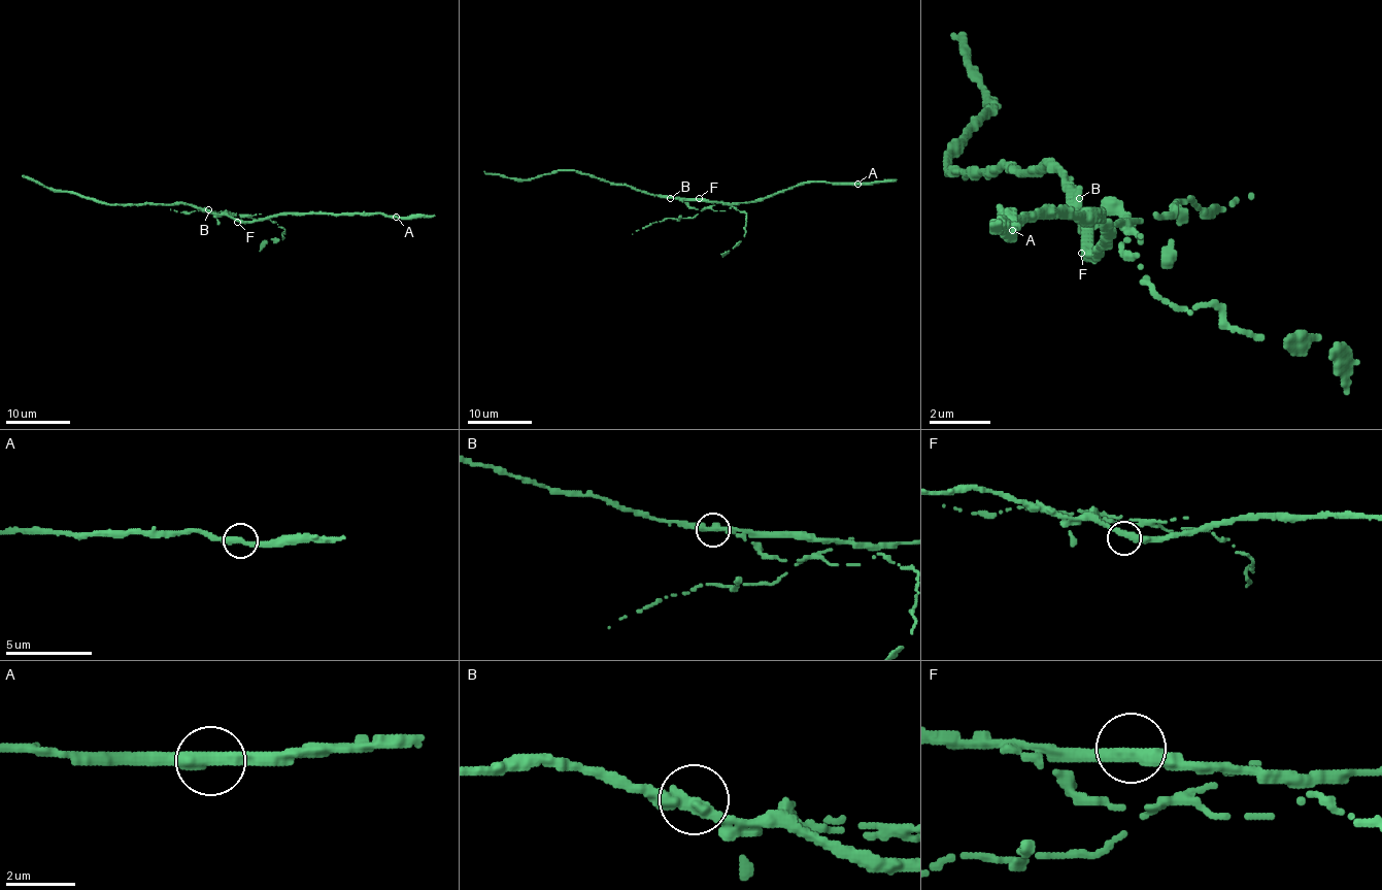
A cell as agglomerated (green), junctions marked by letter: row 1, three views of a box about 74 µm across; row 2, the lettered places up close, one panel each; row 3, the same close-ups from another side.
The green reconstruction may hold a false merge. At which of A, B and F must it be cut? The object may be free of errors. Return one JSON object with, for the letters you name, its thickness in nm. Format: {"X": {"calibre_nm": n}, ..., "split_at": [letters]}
{"B": {"calibre_nm": 360}, "split_at": ["B"]}

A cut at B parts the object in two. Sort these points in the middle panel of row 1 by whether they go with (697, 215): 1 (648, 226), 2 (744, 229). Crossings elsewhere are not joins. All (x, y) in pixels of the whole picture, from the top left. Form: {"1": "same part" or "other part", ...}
{"1": "same part", "2": "same part"}

